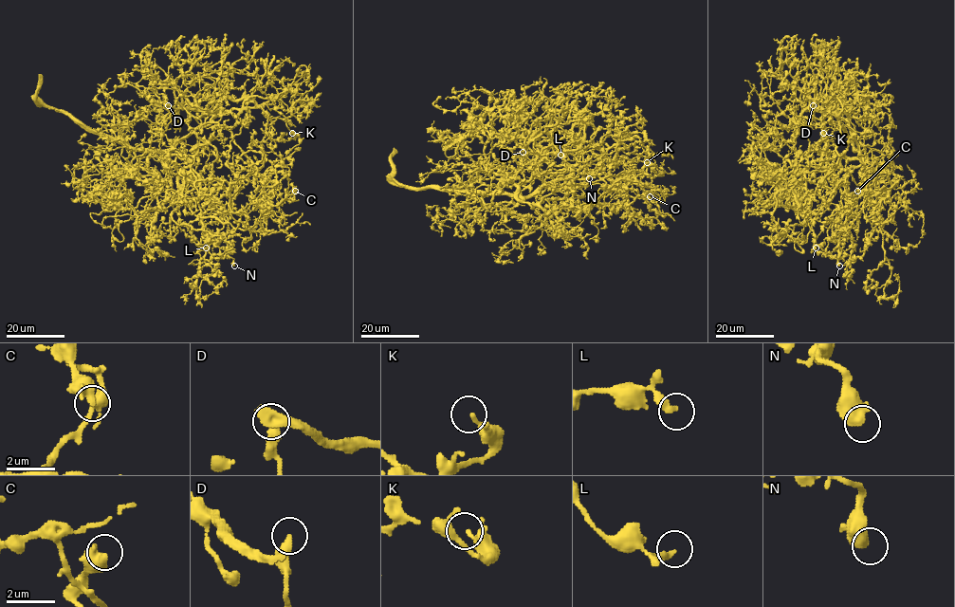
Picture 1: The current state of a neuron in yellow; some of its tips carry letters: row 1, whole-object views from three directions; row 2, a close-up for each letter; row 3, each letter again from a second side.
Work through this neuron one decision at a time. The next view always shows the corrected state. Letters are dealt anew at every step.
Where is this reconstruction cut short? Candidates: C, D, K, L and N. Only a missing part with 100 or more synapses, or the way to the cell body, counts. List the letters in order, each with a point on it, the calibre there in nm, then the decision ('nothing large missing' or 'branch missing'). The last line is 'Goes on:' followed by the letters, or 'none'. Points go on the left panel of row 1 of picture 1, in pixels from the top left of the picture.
C: at (295, 191); 500 nm thick; nothing large missing
D: at (168, 105); 400 nm thick; nothing large missing
K: at (292, 133); 220 nm thick; nothing large missing
L: at (206, 248); 300 nm thick; nothing large missing
N: at (234, 266); 440 nm thick; nothing large missing
Goes on: none

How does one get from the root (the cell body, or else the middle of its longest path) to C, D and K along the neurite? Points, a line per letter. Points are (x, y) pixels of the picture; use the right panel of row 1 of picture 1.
C: (860, 156), (869, 177), (865, 195), (872, 199), (866, 173), (867, 186), (856, 199), (866, 187), (857, 191)
D: (860, 156), (858, 146), (839, 119), (822, 107), (822, 96), (832, 104), (818, 124), (813, 105)
K: (860, 156), (839, 122), (837, 163), (812, 166), (805, 154), (824, 141), (821, 136), (829, 140), (823, 133)

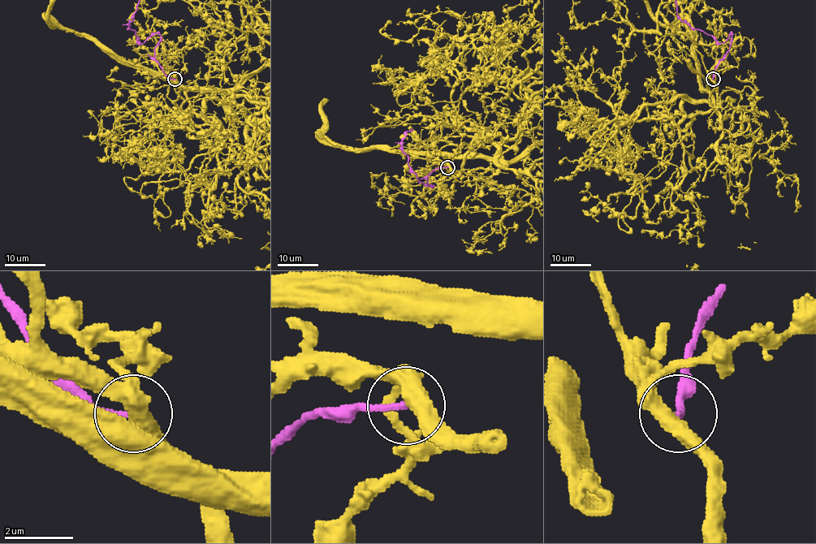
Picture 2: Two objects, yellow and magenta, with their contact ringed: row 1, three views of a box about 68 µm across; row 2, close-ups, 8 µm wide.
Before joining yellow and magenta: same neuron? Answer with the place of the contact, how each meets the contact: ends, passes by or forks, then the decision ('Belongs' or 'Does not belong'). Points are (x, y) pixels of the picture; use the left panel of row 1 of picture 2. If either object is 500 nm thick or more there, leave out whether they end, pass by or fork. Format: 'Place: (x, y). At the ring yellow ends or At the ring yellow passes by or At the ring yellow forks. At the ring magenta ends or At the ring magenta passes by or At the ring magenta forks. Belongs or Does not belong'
Place: (174, 79). At the ring yellow forks. At the ring magenta ends. Does not belong

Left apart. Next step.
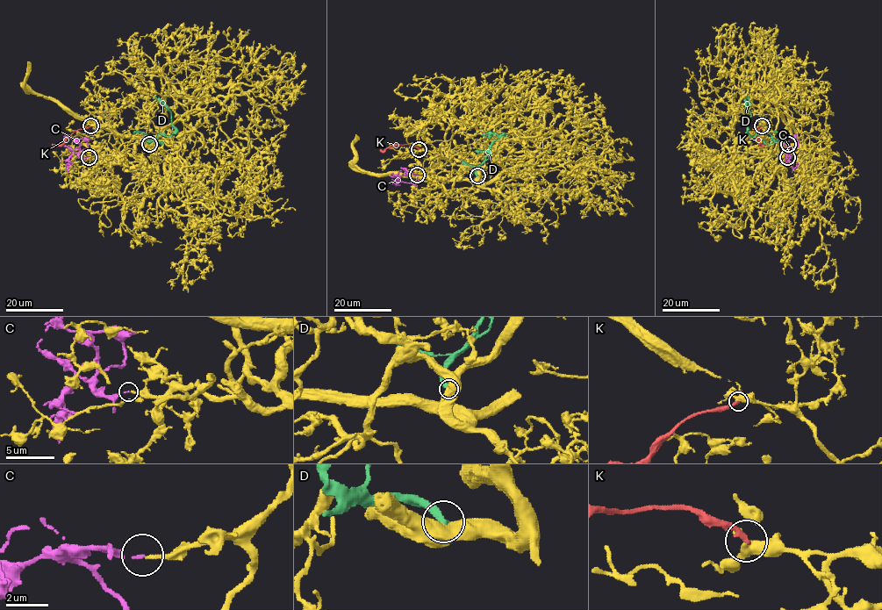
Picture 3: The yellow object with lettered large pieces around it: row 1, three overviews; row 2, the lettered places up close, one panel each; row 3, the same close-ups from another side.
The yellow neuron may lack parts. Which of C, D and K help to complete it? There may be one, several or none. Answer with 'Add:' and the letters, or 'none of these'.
Add: C

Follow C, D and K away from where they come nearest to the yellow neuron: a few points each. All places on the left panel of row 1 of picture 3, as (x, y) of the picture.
C: (89, 156), (82, 158), (79, 155), (80, 151), (88, 147), (87, 142), (63, 136)
D: (149, 143), (147, 141), (154, 140), (159, 133), (168, 136), (175, 131), (171, 111), (163, 103), (153, 97)
K: (90, 126), (75, 131), (62, 143), (51, 145)

